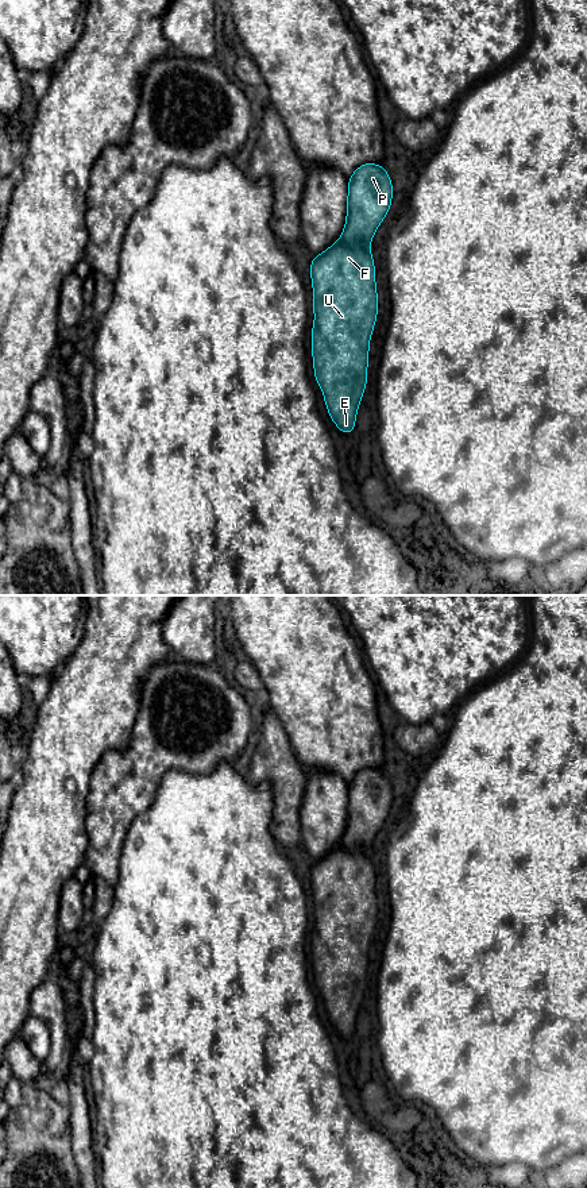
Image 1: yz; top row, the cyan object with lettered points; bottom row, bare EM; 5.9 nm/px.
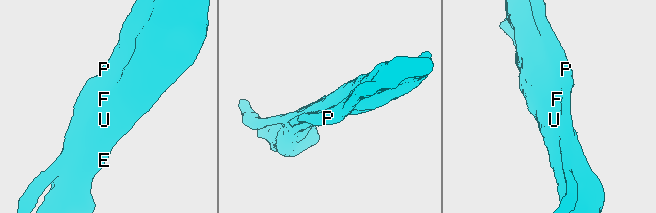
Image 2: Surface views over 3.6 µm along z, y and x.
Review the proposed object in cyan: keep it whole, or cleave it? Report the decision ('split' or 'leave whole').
leave whole

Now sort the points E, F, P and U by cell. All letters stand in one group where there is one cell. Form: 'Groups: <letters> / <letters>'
Groups: E F P U

